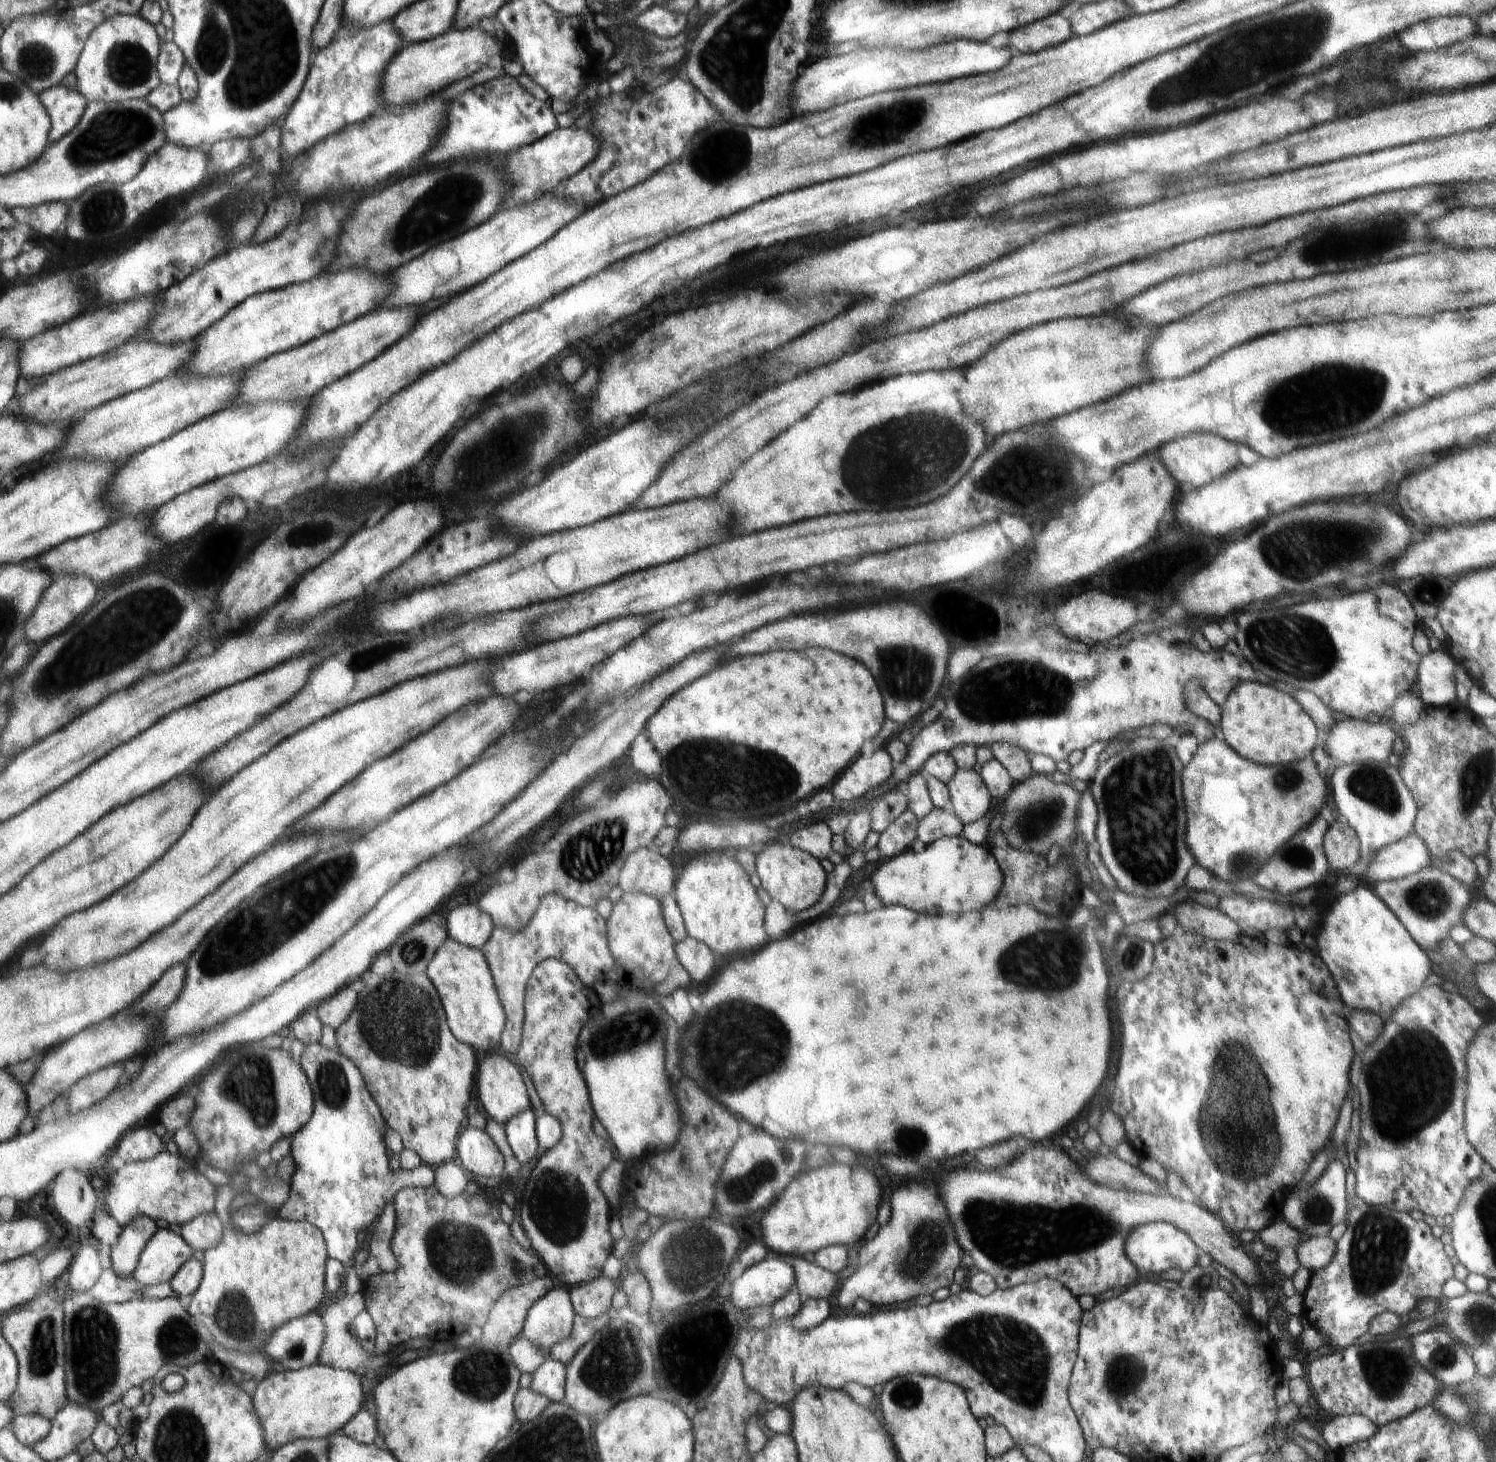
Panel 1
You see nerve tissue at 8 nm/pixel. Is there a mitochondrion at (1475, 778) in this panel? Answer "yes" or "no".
yes

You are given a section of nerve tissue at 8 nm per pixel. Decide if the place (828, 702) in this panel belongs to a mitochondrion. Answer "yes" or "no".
no

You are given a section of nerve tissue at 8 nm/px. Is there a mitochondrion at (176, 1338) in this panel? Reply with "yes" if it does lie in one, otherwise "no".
yes

